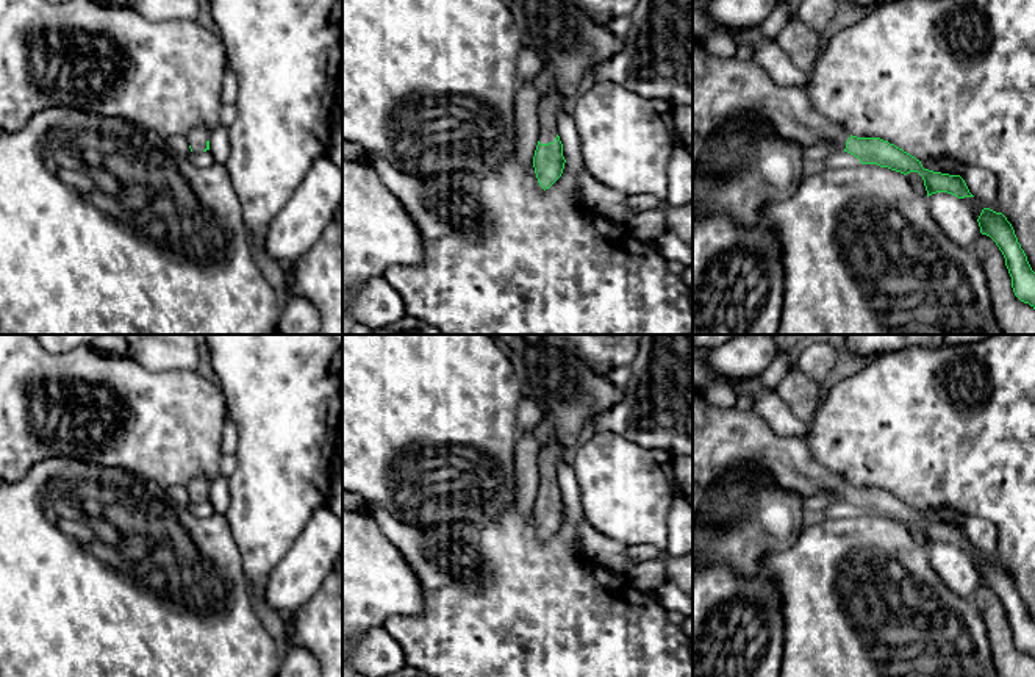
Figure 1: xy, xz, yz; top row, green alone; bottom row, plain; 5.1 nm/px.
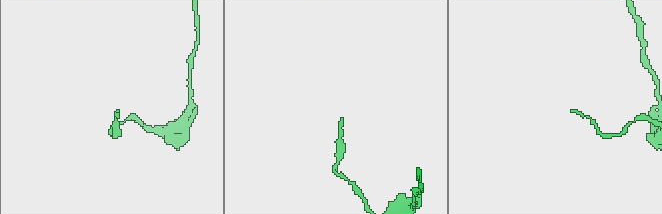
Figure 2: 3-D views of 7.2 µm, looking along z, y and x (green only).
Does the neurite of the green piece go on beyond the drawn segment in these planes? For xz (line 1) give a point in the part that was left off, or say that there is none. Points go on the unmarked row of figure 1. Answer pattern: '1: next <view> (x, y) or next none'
1: next xz (549, 455)

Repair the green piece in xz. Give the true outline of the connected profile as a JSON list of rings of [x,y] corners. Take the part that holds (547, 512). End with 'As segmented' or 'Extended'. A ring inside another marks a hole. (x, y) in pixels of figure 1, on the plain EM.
[[[558,424],[549,444],[538,453],[539,491],[533,507],[533,518],[544,541],[561,527],[566,513],[557,482],[557,463],[563,461],[568,442],[564,427]]]. Extended

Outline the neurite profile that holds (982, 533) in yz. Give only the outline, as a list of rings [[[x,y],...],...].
[[[968,516],[962,525],[969,543],[980,550],[996,552],[999,544],[999,533],[996,525],[980,516]]]

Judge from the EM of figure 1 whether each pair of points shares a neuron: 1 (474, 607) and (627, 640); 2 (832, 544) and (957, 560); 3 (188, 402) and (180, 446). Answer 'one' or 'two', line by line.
1: one
2: two
3: one

